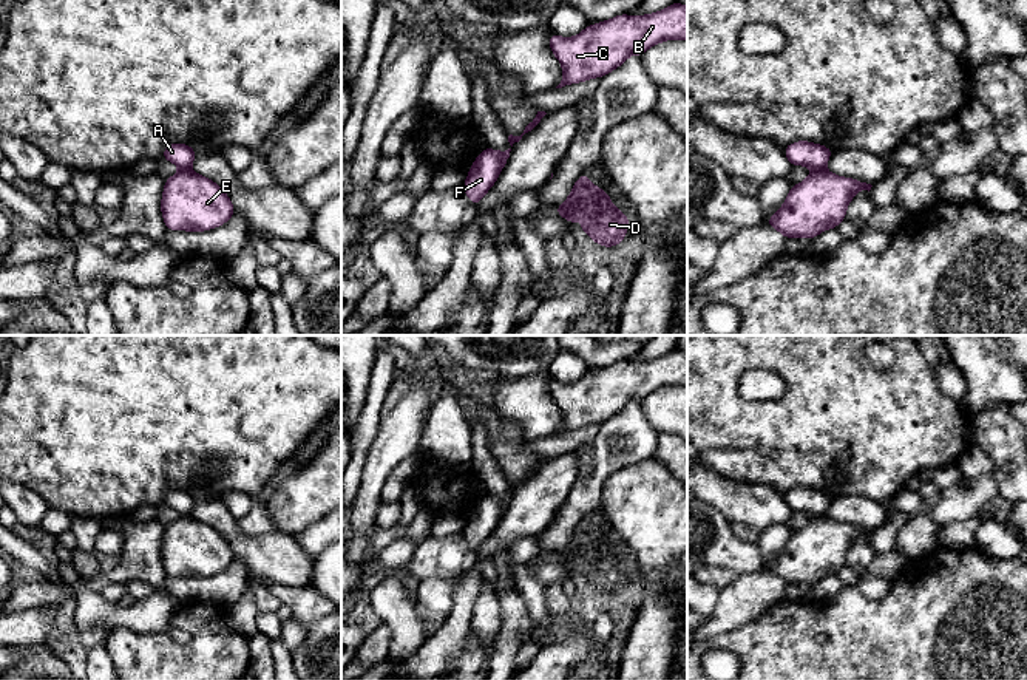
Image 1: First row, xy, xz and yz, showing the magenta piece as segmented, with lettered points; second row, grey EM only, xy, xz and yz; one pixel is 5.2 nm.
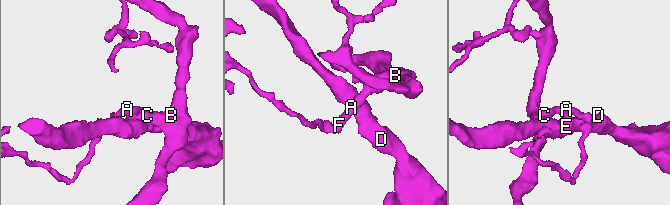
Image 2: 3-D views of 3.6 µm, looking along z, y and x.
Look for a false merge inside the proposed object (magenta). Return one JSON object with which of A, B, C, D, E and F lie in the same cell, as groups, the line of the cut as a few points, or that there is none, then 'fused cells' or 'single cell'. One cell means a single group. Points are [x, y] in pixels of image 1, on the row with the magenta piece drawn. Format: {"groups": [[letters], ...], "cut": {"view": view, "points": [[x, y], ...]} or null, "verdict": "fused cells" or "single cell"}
{"groups": [["A", "B", "C", "F"], ["D", "E"]], "cut": {"view": "xy", "points": [[189, 167], [181, 170]]}, "verdict": "fused cells"}

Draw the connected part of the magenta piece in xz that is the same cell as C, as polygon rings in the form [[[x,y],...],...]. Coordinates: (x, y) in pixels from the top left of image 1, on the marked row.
[[[670,6],[646,14],[619,14],[588,25],[575,37],[551,34],[548,45],[562,65],[562,80],[556,88],[604,77],[632,54],[642,56],[664,40],[687,40],[687,6]]]

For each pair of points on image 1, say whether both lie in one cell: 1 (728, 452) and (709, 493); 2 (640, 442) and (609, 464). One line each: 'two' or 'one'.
1: two
2: one

